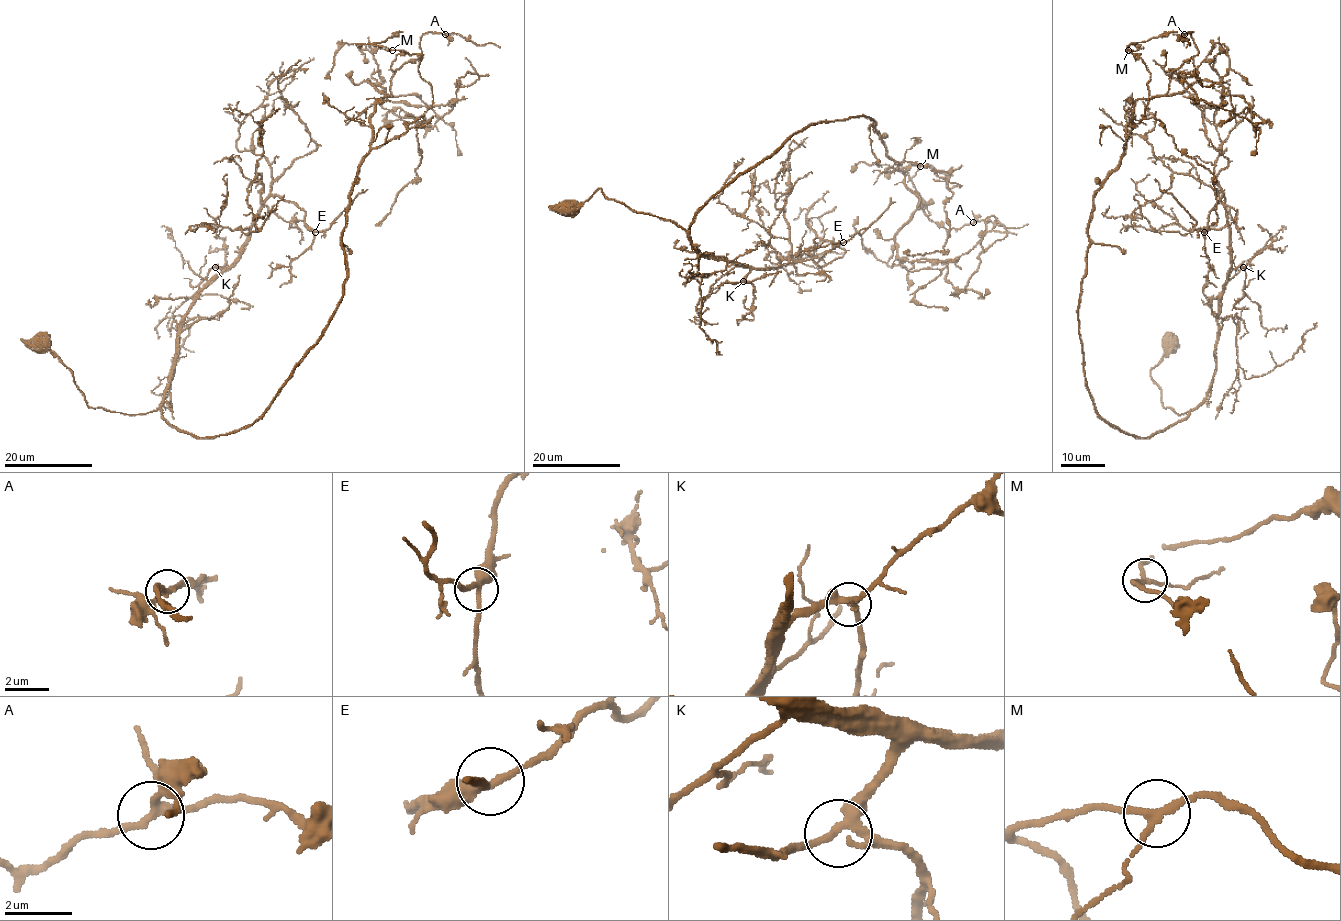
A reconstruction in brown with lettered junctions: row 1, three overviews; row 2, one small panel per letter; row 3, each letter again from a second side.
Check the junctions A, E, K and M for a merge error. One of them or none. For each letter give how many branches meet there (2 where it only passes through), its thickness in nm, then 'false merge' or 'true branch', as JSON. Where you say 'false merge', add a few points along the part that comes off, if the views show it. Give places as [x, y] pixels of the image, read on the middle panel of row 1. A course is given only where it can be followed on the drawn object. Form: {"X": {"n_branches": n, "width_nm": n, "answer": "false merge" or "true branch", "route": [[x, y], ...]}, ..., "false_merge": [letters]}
{"A": {"n_branches": 3, "width_nm": 220, "answer": "true branch"}, "E": {"n_branches": 3, "width_nm": 260, "answer": "true branch"}, "K": {"n_branches": 3, "width_nm": 280, "answer": "true branch"}, "M": {"n_branches": 3, "width_nm": 170, "answer": "true branch"}, "false_merge": []}

